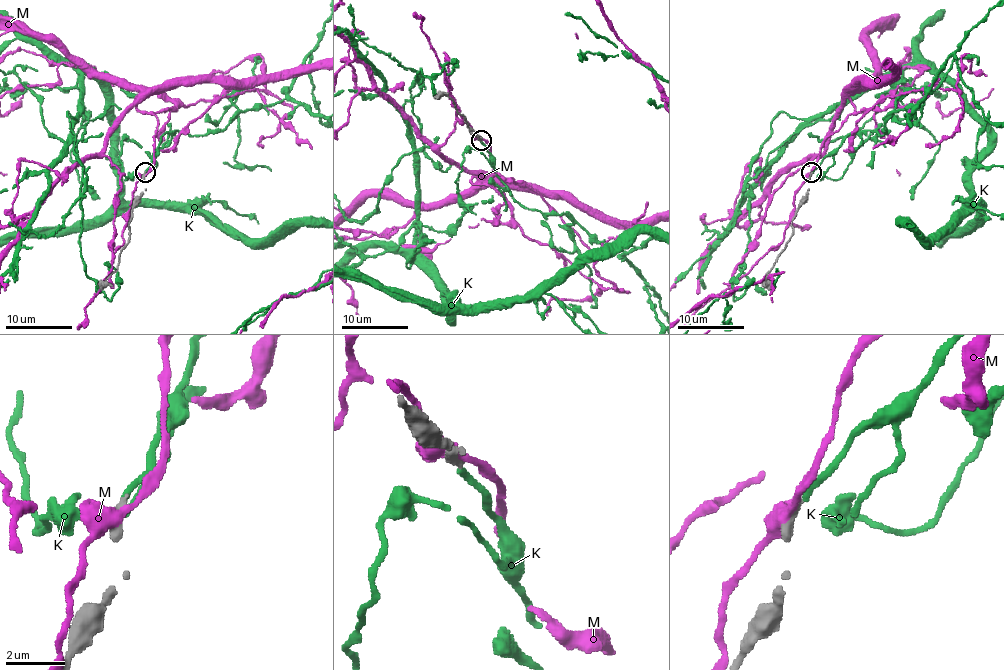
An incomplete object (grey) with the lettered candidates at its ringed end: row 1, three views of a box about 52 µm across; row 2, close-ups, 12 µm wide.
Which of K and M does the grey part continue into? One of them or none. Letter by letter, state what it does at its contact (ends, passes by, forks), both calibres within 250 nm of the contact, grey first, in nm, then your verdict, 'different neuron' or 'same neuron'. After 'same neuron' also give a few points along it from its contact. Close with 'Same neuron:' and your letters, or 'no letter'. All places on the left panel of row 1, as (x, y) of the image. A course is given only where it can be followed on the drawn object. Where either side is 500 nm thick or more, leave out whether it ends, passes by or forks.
K: it ends; calibres 280 and 200 nm; different neuron
M: it passes by; calibres 360 and 480 nm; different neuron
Same neuron: no letter

